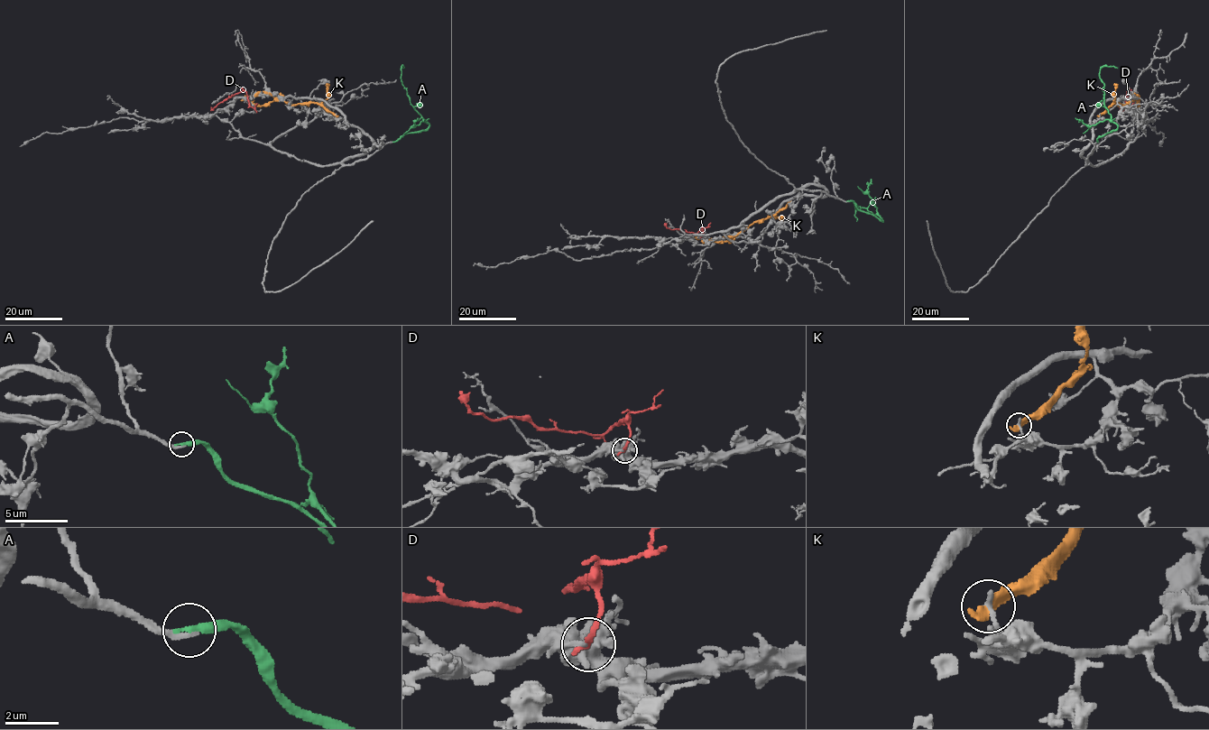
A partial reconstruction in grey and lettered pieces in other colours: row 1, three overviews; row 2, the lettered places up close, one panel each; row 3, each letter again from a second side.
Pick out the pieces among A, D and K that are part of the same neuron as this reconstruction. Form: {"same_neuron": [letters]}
{"same_neuron": ["A"]}

